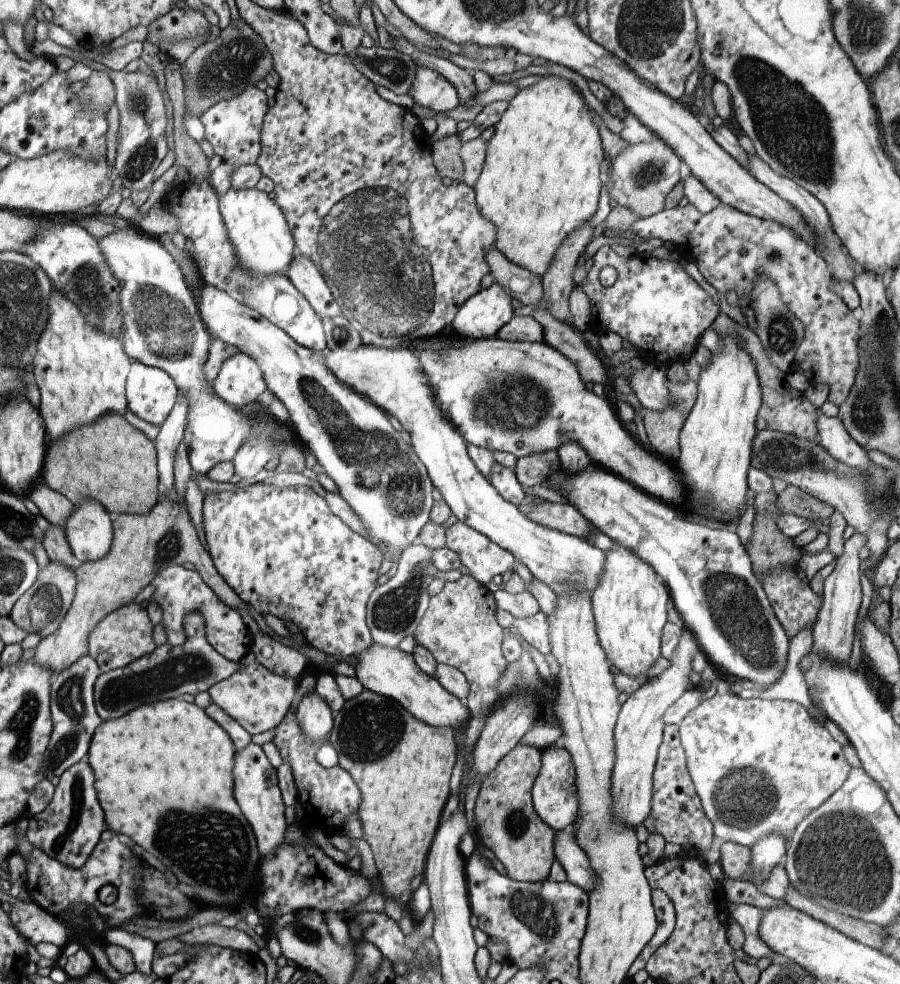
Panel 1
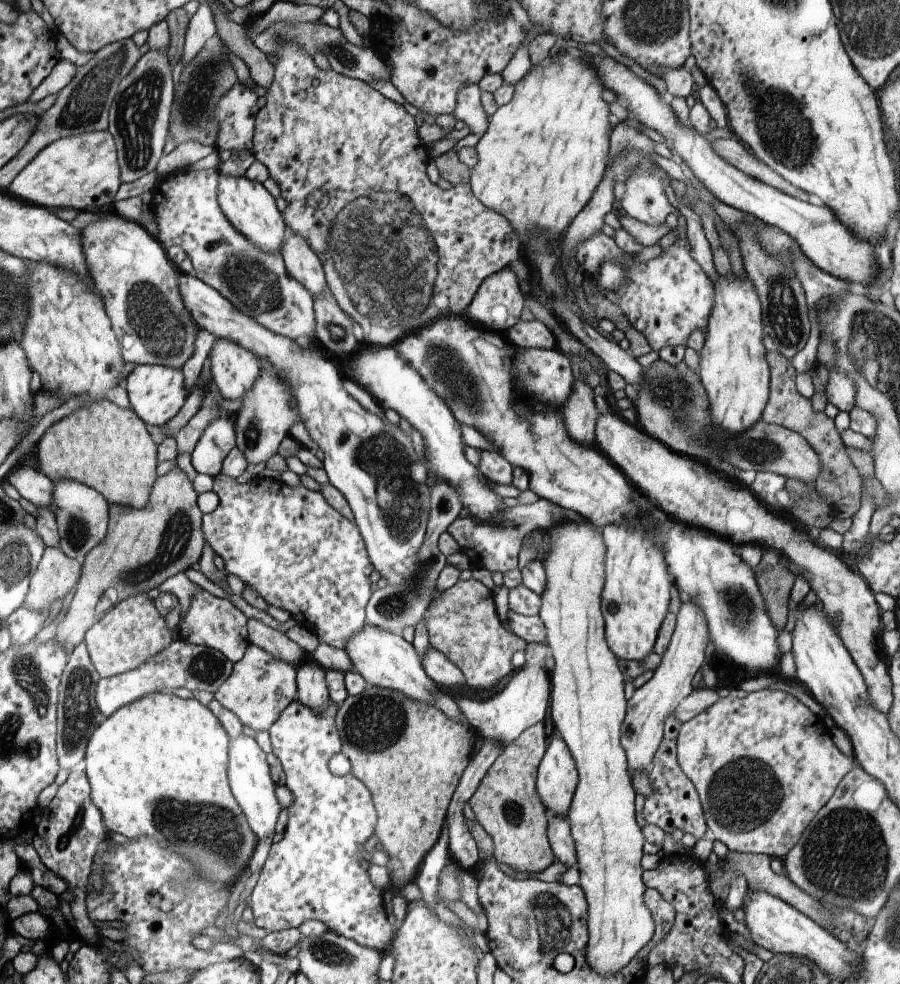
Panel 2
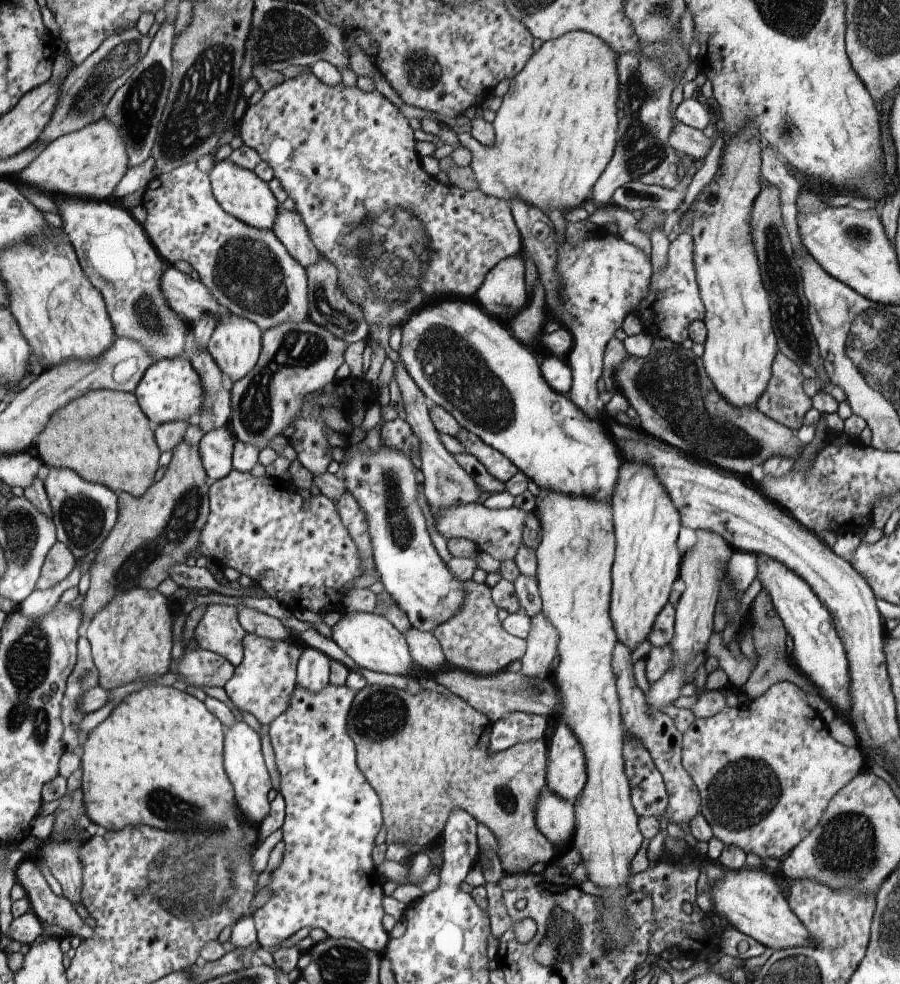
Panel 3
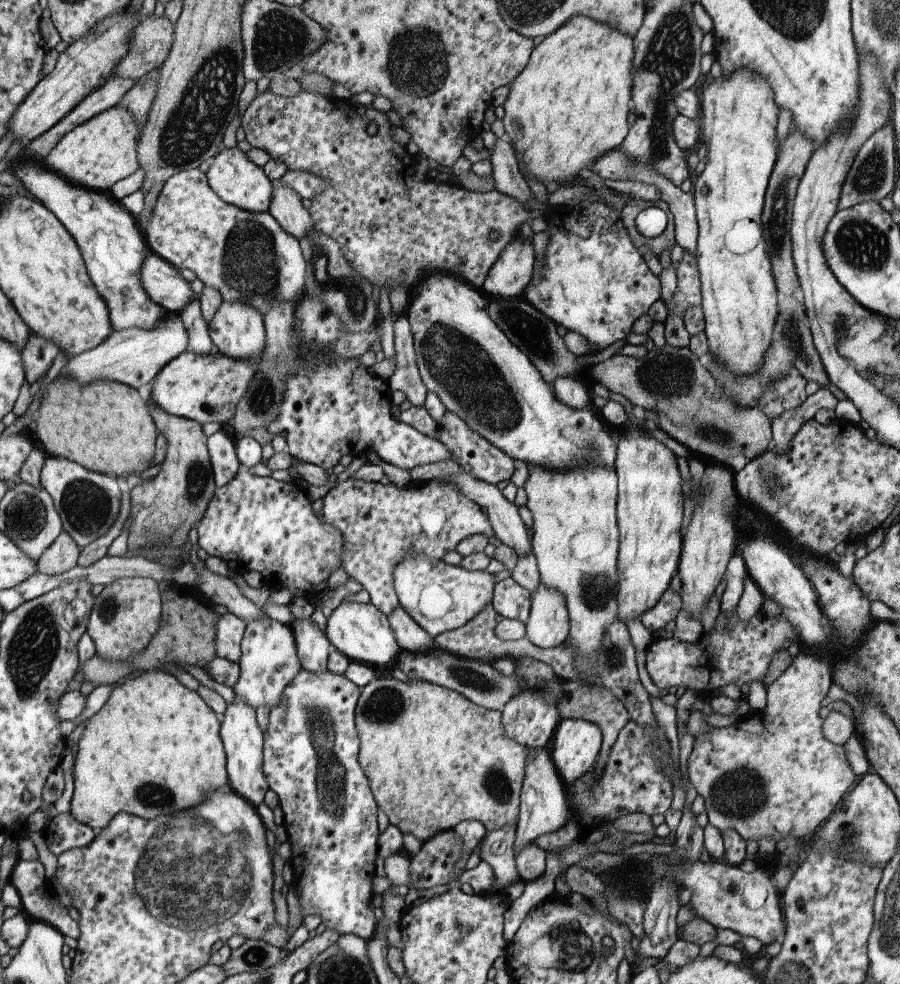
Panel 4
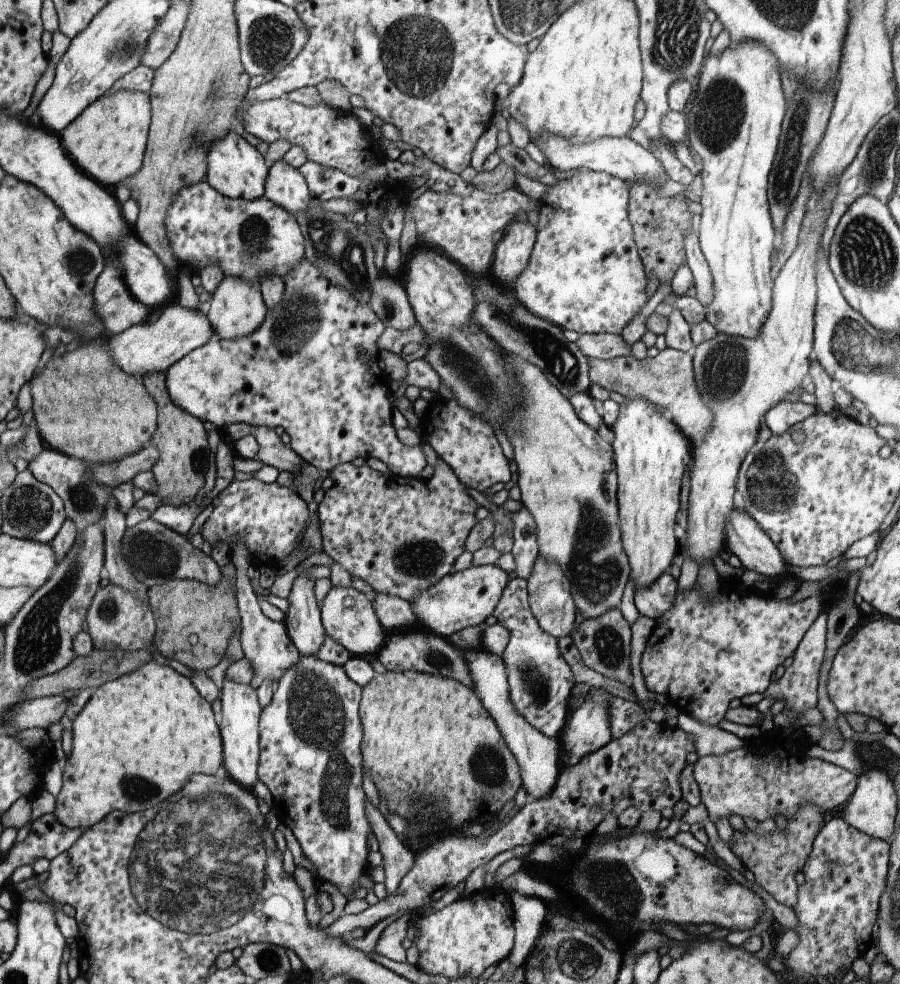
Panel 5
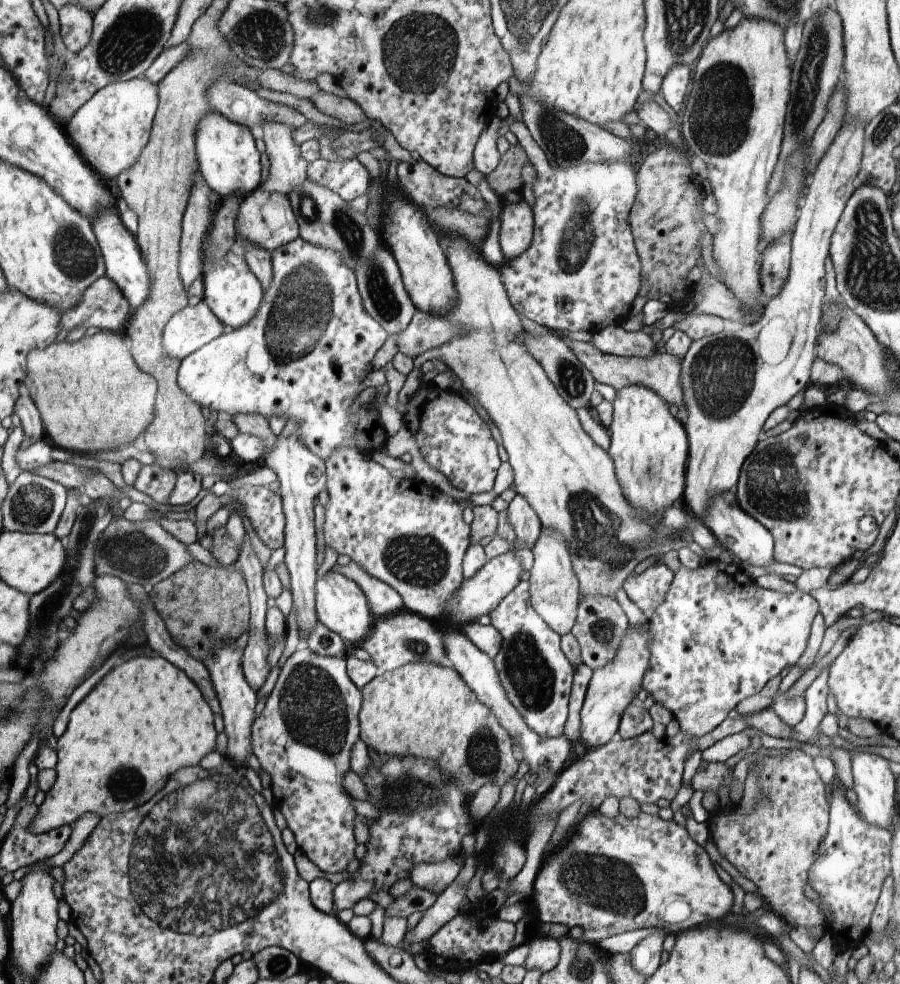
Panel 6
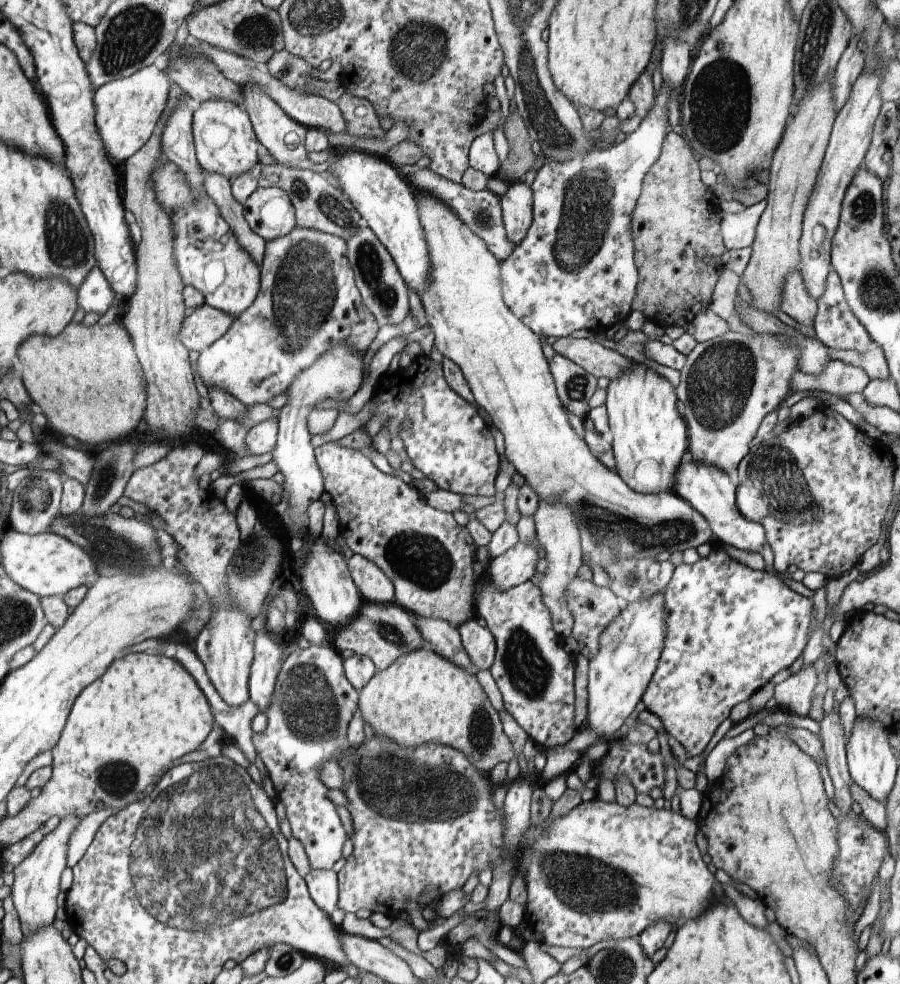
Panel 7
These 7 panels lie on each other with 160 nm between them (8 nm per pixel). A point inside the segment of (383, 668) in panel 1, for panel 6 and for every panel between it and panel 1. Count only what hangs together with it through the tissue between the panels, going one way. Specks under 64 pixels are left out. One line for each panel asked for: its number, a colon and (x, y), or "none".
2: (384, 660)
3: (369, 638)
4: (361, 631)
5: (358, 628)
6: (343, 607)

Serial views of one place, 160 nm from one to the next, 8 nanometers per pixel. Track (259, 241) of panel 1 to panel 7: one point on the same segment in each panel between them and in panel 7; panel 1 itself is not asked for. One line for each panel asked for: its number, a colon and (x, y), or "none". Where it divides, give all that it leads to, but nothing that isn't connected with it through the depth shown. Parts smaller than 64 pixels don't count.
2: (251, 208)
3: (242, 193)
4: (235, 178)
5: (237, 170)
6: (228, 159)
7: (224, 140)

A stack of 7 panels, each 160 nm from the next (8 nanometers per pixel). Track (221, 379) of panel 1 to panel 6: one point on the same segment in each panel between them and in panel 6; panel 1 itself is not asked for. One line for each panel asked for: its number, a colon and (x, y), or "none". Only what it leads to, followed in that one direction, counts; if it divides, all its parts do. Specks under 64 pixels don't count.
2: (235, 370)
3: (235, 342)
4: (237, 330)
5: (237, 309)
6: (233, 292)

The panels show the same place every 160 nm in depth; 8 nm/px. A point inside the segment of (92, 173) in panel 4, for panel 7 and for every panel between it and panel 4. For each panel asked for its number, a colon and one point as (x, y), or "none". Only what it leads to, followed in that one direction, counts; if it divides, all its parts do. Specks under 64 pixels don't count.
5: (107, 141)
6: (112, 129)
7: (128, 110)

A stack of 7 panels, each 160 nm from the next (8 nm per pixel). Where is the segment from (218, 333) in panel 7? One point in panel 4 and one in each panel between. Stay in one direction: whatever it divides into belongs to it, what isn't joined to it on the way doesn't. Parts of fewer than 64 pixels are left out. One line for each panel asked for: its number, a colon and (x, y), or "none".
4: (134, 356)
5: (145, 348)
6: (190, 329)

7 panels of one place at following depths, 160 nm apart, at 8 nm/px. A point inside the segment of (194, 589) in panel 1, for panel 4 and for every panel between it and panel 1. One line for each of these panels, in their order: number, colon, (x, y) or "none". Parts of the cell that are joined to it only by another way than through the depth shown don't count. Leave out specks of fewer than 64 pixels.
2: (212, 622)
3: (218, 631)
4: (230, 629)

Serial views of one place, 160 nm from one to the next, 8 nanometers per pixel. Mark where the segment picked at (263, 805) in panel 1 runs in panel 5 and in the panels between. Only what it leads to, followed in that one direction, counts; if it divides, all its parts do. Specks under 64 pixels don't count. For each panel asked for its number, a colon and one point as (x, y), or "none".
2: (249, 775)
3: (244, 764)
4: (243, 740)
5: (240, 730)

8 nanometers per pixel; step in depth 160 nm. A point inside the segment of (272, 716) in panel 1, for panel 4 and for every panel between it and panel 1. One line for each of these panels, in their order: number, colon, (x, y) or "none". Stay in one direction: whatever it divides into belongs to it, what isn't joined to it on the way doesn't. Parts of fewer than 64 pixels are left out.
2: (262, 687)
3: (263, 685)
4: (269, 661)

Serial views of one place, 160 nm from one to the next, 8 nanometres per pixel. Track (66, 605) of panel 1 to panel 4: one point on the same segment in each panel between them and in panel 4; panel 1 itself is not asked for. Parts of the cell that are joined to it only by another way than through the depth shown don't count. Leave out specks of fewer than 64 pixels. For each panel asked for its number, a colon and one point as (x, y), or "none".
2: (56, 574)
3: (59, 562)
4: (62, 555)

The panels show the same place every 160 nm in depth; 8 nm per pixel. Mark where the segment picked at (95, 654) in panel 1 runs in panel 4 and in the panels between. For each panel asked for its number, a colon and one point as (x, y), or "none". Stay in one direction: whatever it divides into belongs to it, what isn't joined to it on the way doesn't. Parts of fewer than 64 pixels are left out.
2: (133, 631)
3: (131, 637)
4: (127, 614)

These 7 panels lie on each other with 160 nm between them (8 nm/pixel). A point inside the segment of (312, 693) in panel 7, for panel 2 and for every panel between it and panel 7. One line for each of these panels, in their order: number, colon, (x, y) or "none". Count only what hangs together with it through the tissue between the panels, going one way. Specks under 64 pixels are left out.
2: (313, 873)
3: (327, 879)
4: (312, 749)
5: (311, 733)
6: (303, 738)

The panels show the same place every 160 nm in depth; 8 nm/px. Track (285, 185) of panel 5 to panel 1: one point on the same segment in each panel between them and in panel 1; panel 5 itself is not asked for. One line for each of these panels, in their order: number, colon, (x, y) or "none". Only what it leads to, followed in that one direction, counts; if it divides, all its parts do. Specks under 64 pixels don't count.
1: (306, 276)
2: (304, 265)
3: (290, 228)
4: (286, 207)

